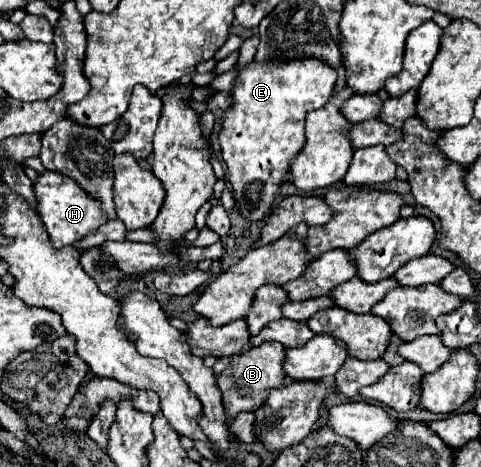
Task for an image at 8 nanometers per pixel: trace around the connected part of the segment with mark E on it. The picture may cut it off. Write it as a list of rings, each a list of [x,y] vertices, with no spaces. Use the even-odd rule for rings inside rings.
[[[293,59],[285,63],[271,61],[251,61],[243,69],[239,69],[233,83],[233,105],[225,111],[219,145],[221,157],[229,169],[229,183],[233,187],[233,197],[241,215],[257,223],[271,209],[275,195],[283,177],[289,173],[289,161],[303,149],[305,145],[305,115],[313,109],[321,109],[329,97],[333,95],[333,85],[337,81],[337,69],[319,59]]]

